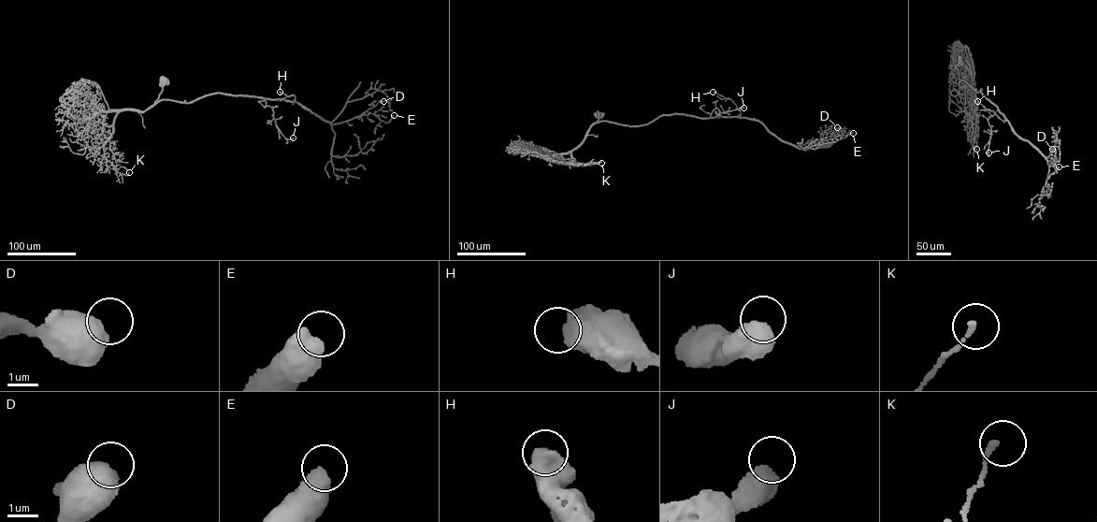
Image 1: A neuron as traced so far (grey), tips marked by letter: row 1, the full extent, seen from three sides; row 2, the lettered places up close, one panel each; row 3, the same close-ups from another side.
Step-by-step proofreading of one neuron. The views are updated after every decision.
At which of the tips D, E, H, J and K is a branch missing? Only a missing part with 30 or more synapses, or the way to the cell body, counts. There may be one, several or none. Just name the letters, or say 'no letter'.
no letter

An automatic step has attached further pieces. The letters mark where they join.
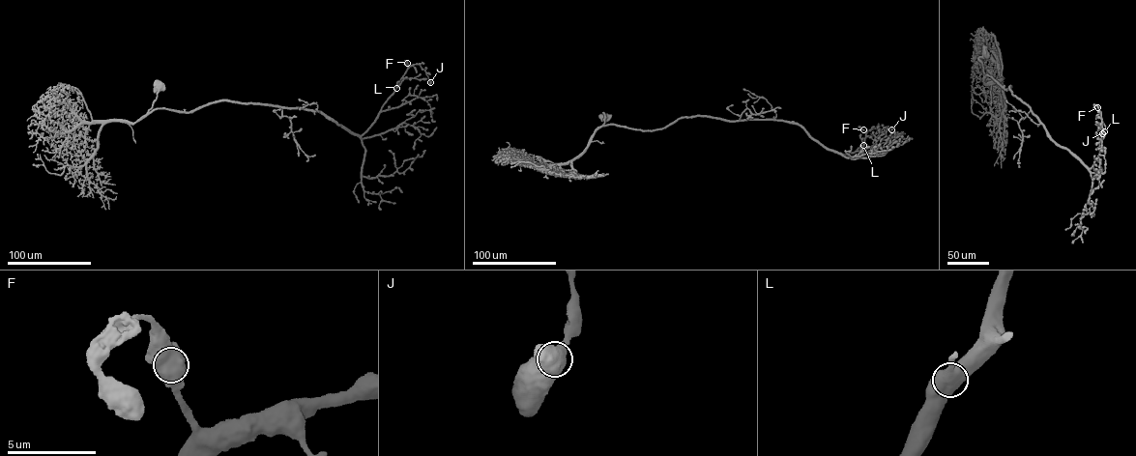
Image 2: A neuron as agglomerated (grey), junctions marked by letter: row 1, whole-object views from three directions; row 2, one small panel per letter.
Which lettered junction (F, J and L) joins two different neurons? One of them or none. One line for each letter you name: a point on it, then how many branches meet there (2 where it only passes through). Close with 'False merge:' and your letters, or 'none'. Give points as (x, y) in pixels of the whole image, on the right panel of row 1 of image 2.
False merge: none

